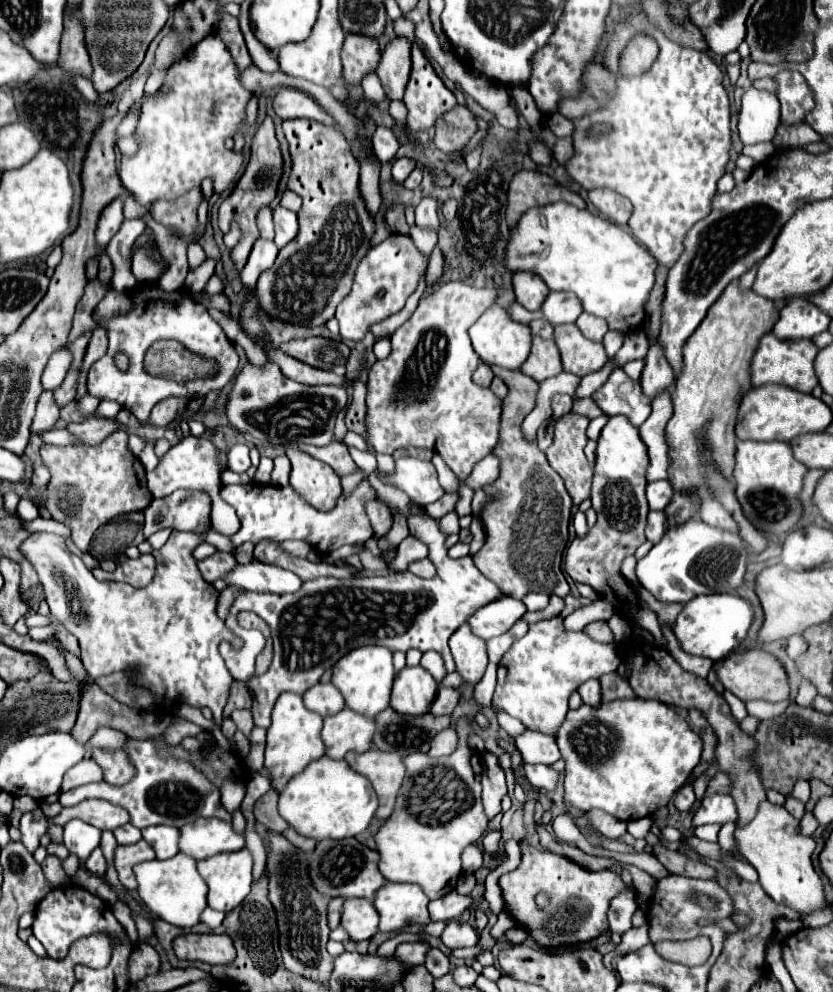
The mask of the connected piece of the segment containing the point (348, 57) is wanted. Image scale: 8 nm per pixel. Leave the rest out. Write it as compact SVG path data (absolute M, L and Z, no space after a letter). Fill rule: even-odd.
M345 35L341 49L343 77L347 83L361 83L363 75L373 71L379 63L381 49L377 39L367 39L365 35Z

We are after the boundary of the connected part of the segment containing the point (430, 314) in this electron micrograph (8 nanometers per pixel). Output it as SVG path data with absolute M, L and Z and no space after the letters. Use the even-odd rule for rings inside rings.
M445 283L431 295L419 301L417 311L407 319L393 335L393 351L387 359L375 361L369 369L367 383L367 441L377 453L391 455L395 449L419 447L431 449L451 467L451 471L465 481L477 461L489 455L497 445L501 399L491 389L483 389L471 381L473 367L479 365L479 357L473 351L467 329L479 319L479 315L497 301L497 289L473 289L465 283Z

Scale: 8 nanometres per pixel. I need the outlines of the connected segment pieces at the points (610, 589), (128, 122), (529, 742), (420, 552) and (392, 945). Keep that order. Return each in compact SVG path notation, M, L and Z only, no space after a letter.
M609 417L601 431L597 445L595 477L591 487L593 509L597 511L597 523L583 539L573 539L565 555L565 571L575 583L585 583L593 587L601 599L613 603L615 613L627 621L641 609L635 589L627 583L621 573L621 563L627 555L645 543L645 525L649 505L645 499L647 487L647 447L639 439L639 429L629 423L627 417Z
M133 115L126 117L116 130L117 137L127 137L127 135L133 134L137 127L138 120L139 119Z
M525 731L515 737L515 745L527 763L545 763L551 765L561 759L561 751L553 737L541 735L537 731Z
M409 535L409 537L403 539L401 545L397 547L397 557L395 557L393 563L389 563L389 569L391 569L391 571L405 571L411 561L425 559L427 555L429 555L427 545L421 543L419 539L415 539L413 535Z
M400 933L394 938L391 938L379 946L376 955L380 957L391 956L395 953L396 947L403 942L420 941L419 934L413 933Z

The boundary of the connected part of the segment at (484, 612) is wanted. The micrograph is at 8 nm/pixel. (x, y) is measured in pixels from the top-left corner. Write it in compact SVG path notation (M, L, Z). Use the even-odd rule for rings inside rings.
M501 597L485 607L481 607L473 617L469 617L469 625L473 633L481 639L491 639L497 635L503 635L507 629L513 627L515 621L519 621L525 615L527 607L519 599Z

